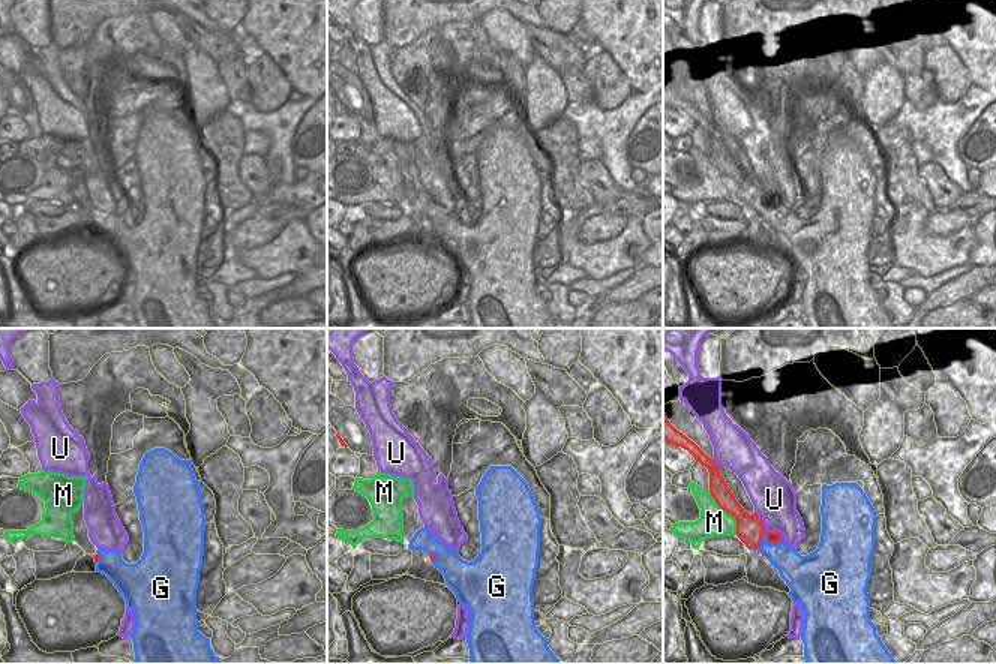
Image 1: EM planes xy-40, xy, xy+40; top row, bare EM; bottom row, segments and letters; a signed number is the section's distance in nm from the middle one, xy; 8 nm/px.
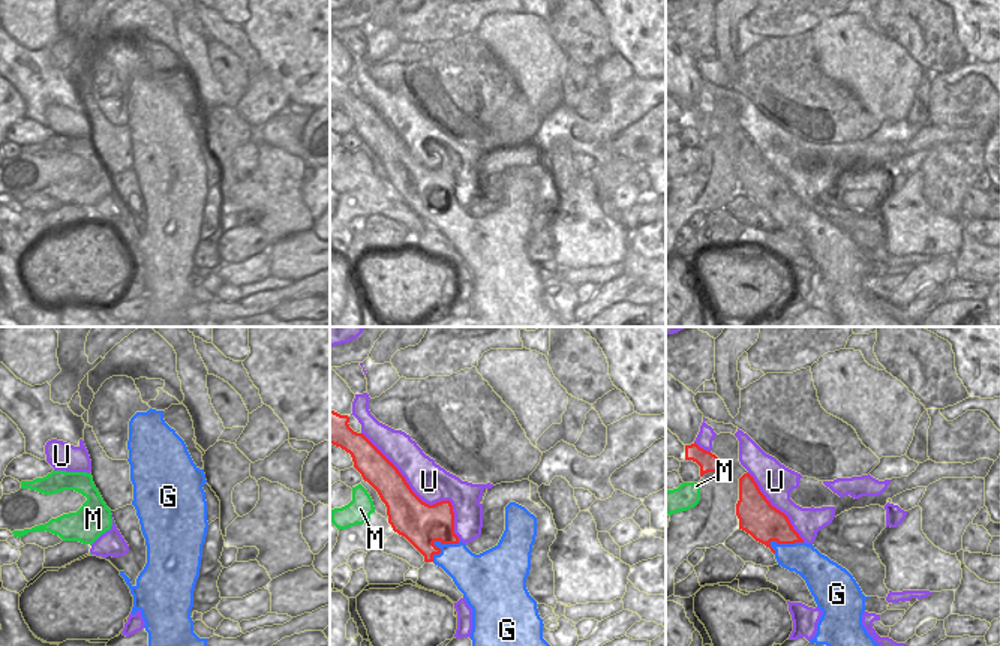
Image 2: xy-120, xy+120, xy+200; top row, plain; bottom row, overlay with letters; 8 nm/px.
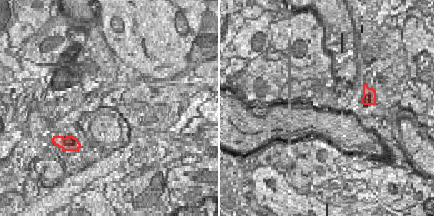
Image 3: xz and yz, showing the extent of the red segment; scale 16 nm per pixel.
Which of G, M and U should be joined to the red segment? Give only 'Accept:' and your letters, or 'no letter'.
Accept: G

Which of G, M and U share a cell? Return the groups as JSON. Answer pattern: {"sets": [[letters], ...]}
{"sets": [["G"], ["M"], ["U"]]}

